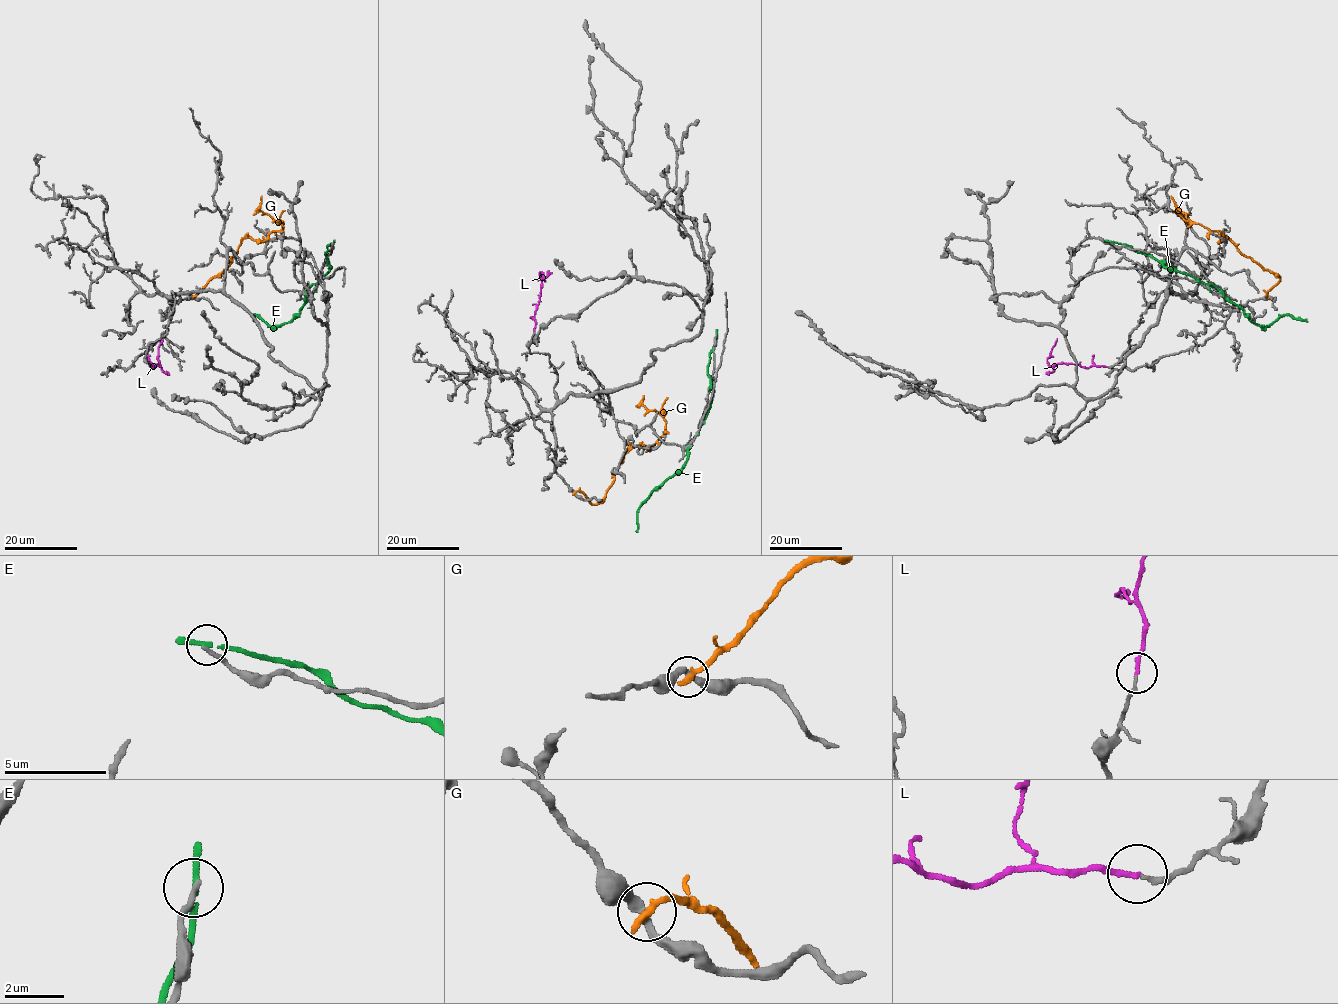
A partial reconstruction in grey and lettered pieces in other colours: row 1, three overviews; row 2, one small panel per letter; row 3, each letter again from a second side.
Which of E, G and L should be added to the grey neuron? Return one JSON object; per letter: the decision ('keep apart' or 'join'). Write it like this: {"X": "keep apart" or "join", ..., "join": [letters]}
{"E": "keep apart", "G": "keep apart", "L": "join", "join": ["L"]}

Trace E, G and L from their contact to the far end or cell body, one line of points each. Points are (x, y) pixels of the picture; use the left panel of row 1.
E: (333, 241), (325, 254), (328, 271), (309, 288), (299, 314), (270, 326), (255, 314), (255, 321)
G: (192, 297), (231, 262), (244, 237), (264, 241), (271, 231), (282, 228), (282, 223), (259, 209), (261, 196)
L: (152, 367), (158, 363), (161, 366), (157, 358), (162, 339)

